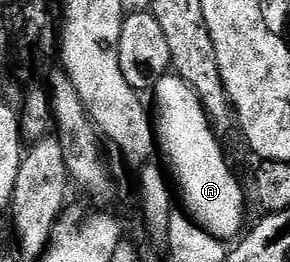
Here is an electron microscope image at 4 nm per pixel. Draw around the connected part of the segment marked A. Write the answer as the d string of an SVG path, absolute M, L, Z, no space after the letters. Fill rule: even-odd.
M171 72L155 84L152 97L152 130L156 135L156 146L159 151L162 149L161 157L168 163L177 193L178 190L182 193L185 213L211 236L221 240L237 239L247 225L248 194L246 196L242 191L242 186L222 151L223 139L214 133L210 117L200 104L200 96L196 96L192 87Z

